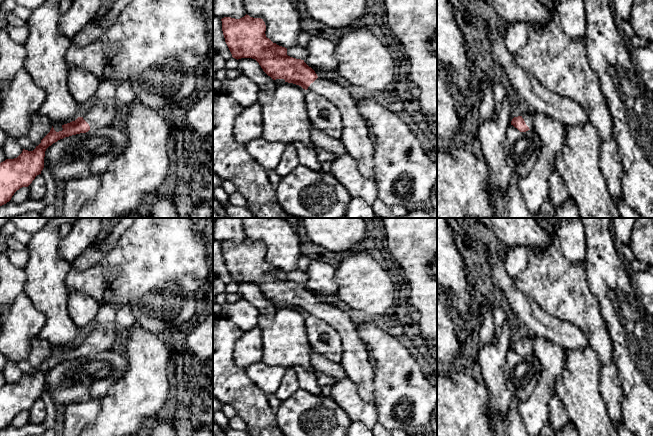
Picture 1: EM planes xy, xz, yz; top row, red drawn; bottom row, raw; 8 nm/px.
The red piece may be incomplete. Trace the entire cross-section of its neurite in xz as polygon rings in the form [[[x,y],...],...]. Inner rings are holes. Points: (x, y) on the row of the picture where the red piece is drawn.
[[[246,14],[240,19],[224,17],[221,21],[225,42],[233,58],[255,59],[273,80],[284,79],[313,91],[339,109],[343,122],[340,140],[347,154],[356,160],[363,176],[376,181],[373,144],[366,121],[358,113],[356,100],[349,91],[335,80],[319,78],[304,60],[288,56],[287,48],[266,37],[263,19]]]

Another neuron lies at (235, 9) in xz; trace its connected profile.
[[[213,0],[213,15],[240,19],[246,15],[243,0]]]

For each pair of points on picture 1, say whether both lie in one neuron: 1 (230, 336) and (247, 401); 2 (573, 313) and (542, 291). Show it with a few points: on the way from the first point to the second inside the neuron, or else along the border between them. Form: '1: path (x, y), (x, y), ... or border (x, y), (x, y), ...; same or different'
1: path (226, 352), (226, 379), (232, 385); same
2: path (565, 305), (550, 291); same

